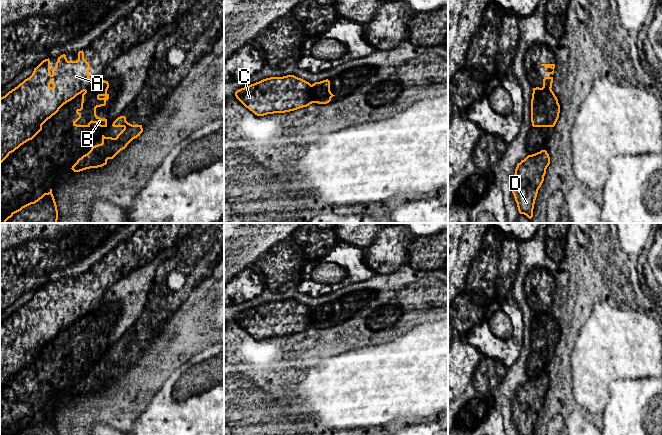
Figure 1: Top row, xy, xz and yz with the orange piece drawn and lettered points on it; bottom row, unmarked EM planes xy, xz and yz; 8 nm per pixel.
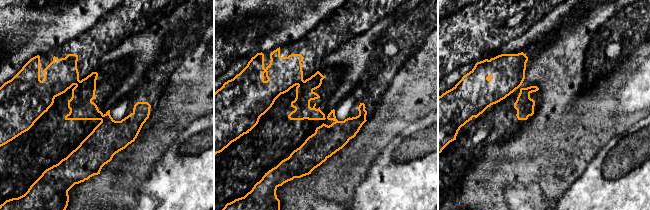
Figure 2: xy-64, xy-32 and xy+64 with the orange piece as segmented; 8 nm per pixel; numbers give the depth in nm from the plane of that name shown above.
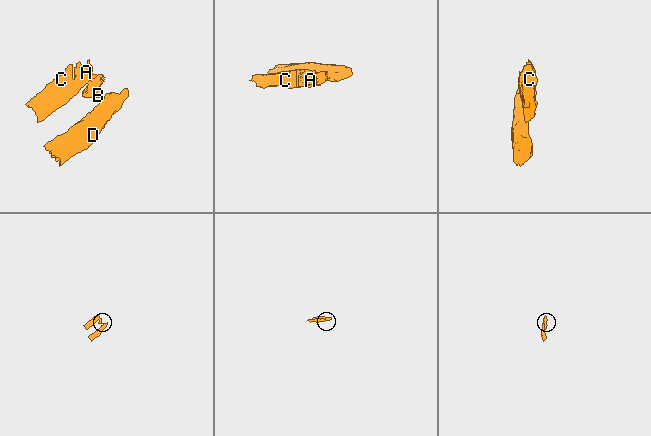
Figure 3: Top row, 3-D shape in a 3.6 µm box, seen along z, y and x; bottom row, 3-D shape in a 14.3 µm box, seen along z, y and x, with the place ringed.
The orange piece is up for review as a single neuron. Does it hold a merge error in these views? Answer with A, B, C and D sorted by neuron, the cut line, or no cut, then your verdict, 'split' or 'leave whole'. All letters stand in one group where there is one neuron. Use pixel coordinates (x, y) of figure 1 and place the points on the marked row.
A C / B D | xz (311, 85), (312, 102) | split

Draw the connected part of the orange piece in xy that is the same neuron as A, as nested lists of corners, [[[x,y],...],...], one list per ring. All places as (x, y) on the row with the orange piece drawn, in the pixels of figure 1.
[[[83,50],[78,52],[77,61],[68,61],[65,54],[58,57],[56,67],[52,71],[49,58],[45,59],[34,68],[29,78],[0,98],[0,164],[10,153],[32,140],[42,130],[42,125],[55,115],[64,104],[98,83],[97,80],[89,77],[89,68],[90,64],[84,59]]]

